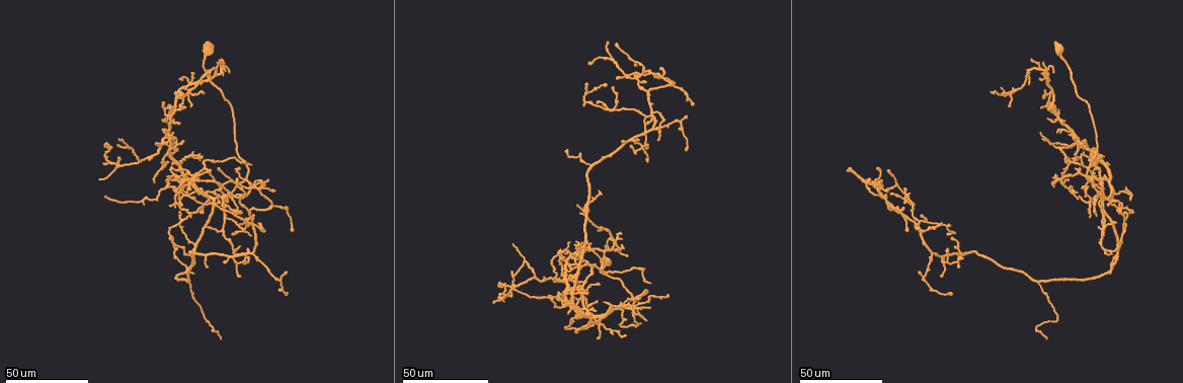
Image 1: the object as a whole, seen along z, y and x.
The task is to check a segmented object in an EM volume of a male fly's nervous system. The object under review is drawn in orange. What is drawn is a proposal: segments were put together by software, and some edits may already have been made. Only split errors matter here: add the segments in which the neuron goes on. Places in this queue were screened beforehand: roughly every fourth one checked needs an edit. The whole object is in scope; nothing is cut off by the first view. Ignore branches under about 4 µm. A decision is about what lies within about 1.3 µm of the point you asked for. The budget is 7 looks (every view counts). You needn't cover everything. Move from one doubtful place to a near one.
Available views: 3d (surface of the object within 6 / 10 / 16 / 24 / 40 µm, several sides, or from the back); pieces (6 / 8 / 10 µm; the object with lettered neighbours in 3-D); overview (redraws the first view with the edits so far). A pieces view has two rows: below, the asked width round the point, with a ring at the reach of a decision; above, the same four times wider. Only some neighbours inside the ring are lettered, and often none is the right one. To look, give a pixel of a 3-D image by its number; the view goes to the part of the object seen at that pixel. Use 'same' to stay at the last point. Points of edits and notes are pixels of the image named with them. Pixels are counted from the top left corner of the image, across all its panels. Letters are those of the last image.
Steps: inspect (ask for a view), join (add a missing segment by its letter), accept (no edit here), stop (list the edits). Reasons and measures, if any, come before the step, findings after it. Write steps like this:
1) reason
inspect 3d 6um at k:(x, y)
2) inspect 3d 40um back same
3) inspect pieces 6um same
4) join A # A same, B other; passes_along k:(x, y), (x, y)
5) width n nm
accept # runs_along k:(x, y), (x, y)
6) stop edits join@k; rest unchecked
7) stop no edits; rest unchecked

end of a long branch
inspect 3d 24um at 1:(619, 249)

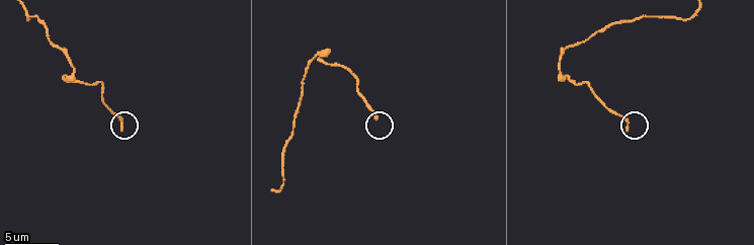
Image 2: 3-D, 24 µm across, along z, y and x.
inspect pieces 8um at 2:(122, 128)

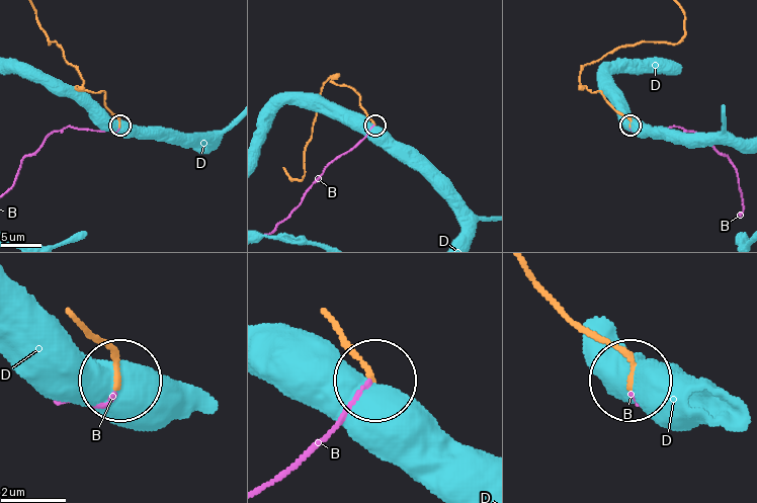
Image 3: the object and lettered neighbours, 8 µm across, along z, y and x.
width 140 nm
join B # B same, D other; passes_along 3:(363, 110), (371, 131), (326, 167), (274, 230); it goes on there

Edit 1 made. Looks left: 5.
tapers out
inspect 3d 24um at 1:(105, 162)

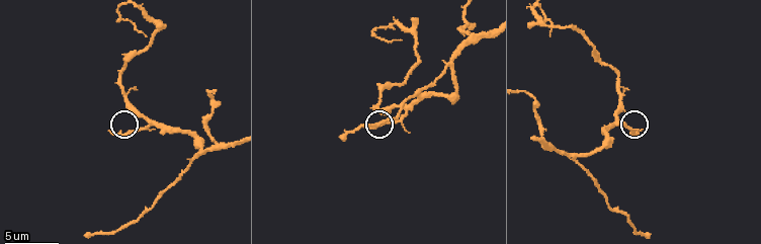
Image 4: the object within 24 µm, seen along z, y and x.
inspect pieces 6um at 4:(112, 133)

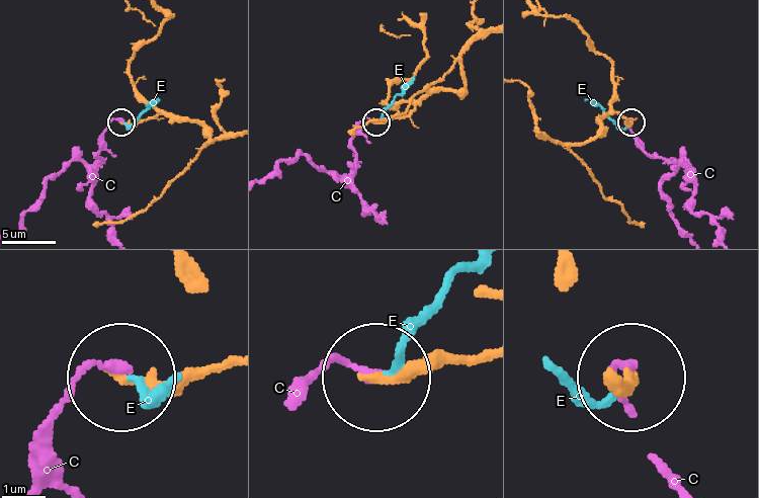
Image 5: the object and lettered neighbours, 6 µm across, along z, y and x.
accept # C other, E other; no lettered segment goes on from it

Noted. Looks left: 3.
an open end
inspect 3d 24um at 1:(1077, 136)

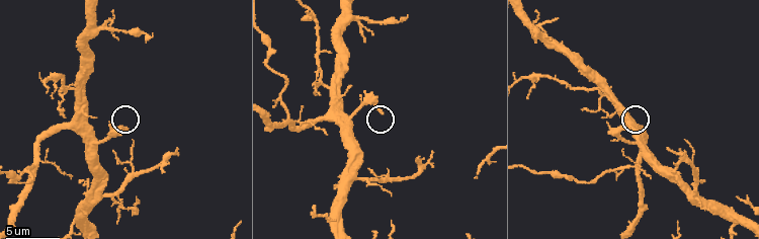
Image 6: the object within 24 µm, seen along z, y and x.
inspect pieces 10um at 6:(380, 111)

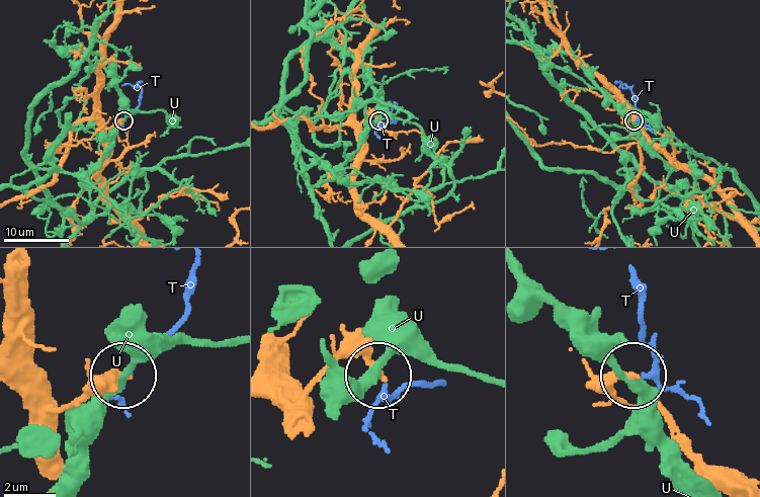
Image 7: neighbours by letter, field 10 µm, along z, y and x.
join T # T same, U other; passes_along 7:(107, 130), (123, 121), (139, 103), (138, 82); the neuron continues

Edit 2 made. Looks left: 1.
stop edits join@3, join@7; rest unchecked

